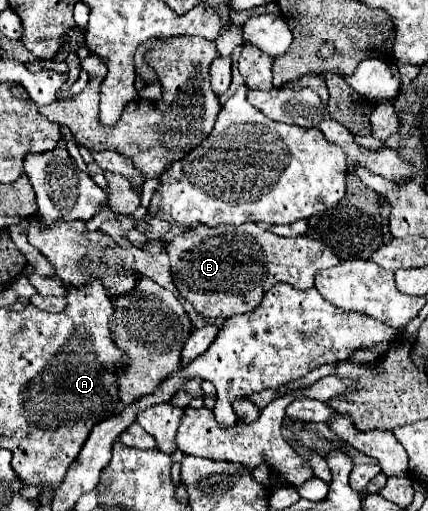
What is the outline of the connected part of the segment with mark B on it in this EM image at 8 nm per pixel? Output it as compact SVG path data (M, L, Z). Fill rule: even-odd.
M255 223L243 225L195 225L167 245L173 283L199 315L207 319L227 319L259 307L263 295L275 283L289 283L307 291L313 287L317 271L337 265L341 259L317 239L279 237Z

